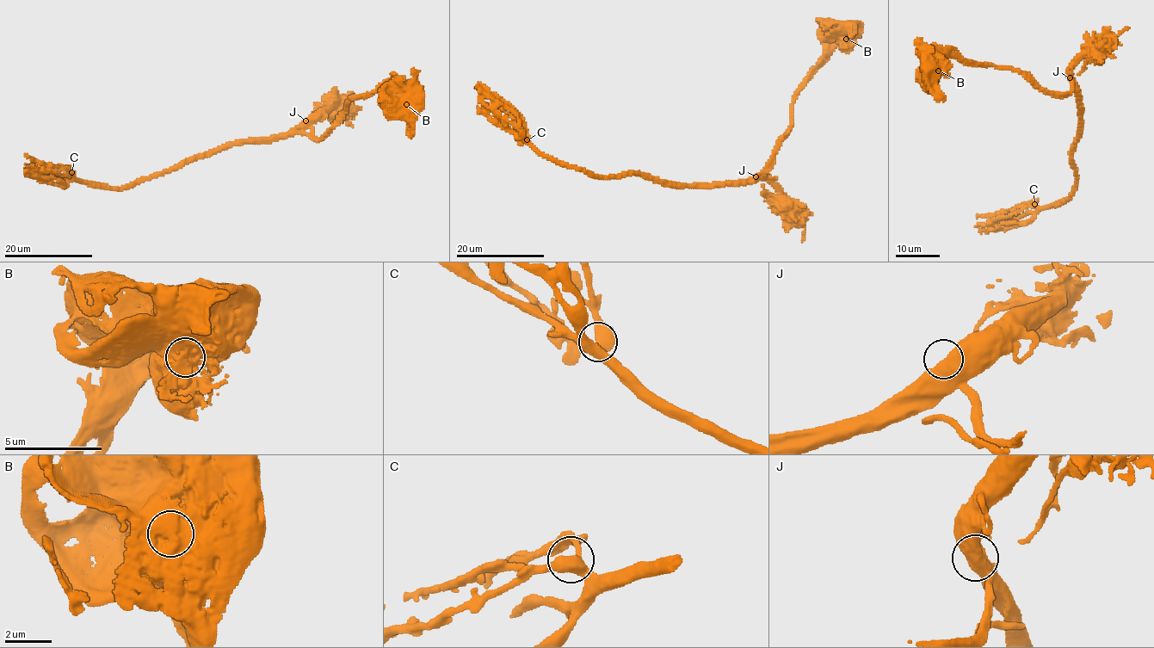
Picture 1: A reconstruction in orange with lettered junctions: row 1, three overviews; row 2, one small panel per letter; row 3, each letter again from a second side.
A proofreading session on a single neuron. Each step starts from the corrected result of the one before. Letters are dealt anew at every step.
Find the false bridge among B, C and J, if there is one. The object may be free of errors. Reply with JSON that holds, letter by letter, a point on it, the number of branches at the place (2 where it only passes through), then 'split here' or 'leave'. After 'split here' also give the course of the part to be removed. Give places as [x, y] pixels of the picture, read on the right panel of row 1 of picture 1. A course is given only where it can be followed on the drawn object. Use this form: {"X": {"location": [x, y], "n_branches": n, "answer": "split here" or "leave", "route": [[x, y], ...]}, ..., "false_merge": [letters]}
{"B": {"location": [938, 70], "n_branches": 1, "answer": "split here", "route": [[938, 70], [936, 54], [951, 56], [965, 63], [1013, 68], [1041, 91], [1055, 96], [1079, 90]]}, "C": {"location": [1034, 204], "n_branches": 3, "answer": "leave"}, "J": {"location": [1070, 77], "n_branches": 1, "answer": "leave"}, "false_merge": ["B"]}

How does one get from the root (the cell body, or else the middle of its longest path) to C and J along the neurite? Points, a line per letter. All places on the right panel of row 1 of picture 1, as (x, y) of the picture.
C: (928, 70), (937, 53), (1027, 72), (1056, 96), (1076, 89), (1075, 186), (1058, 205), (1034, 204)
J: (928, 70), (937, 53), (1015, 68), (1040, 88), (1066, 94), (1070, 77)

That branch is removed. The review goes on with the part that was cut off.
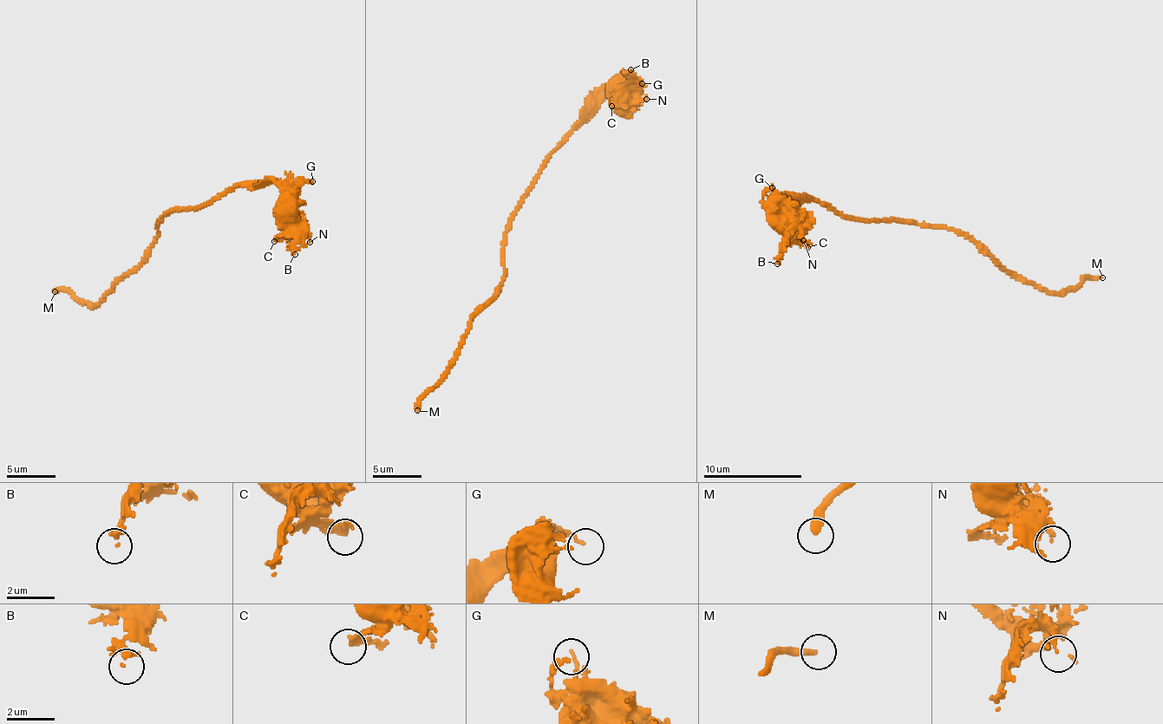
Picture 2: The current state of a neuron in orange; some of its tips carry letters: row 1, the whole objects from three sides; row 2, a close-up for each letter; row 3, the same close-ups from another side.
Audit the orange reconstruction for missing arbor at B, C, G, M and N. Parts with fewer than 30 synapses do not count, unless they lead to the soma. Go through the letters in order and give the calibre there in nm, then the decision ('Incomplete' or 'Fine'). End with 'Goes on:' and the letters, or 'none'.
B: Thickness 130 nm. Fine
C: Thickness 220 nm. Fine
G: Thickness 120 nm. Fine
M: Thickness 320 nm. Incomplete
N: Thickness 130 nm. Fine
Goes on: M

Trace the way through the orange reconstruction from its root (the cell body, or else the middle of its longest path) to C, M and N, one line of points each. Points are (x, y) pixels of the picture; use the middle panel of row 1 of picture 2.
C: (508, 223), (511, 214), (539, 172), (545, 156), (613, 92), (614, 101), (618, 96), (611, 106)
M: (508, 223), (500, 291), (471, 319), (471, 329), (454, 363), (420, 401), (417, 410)
N: (508, 223), (545, 156), (607, 94), (613, 91), (621, 96), (624, 94), (637, 100), (646, 99)

